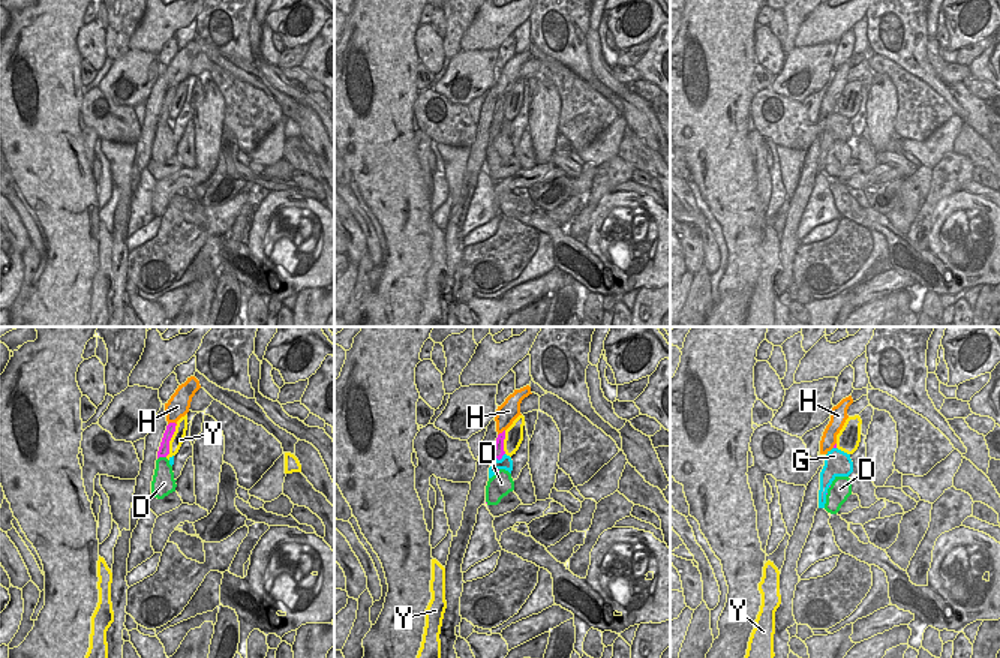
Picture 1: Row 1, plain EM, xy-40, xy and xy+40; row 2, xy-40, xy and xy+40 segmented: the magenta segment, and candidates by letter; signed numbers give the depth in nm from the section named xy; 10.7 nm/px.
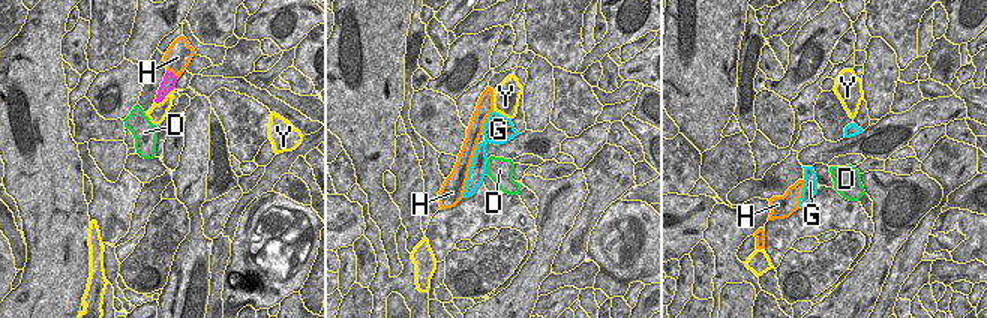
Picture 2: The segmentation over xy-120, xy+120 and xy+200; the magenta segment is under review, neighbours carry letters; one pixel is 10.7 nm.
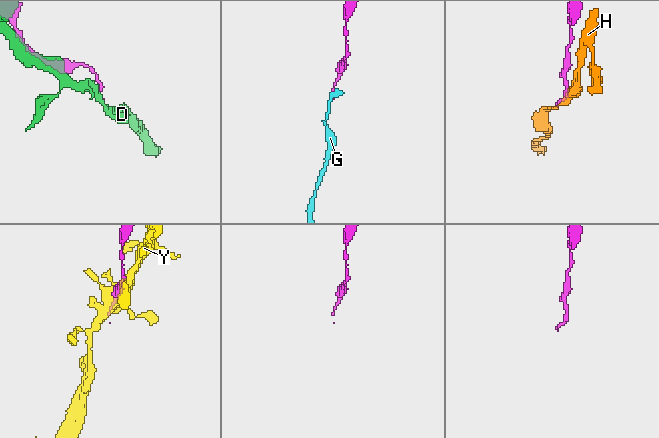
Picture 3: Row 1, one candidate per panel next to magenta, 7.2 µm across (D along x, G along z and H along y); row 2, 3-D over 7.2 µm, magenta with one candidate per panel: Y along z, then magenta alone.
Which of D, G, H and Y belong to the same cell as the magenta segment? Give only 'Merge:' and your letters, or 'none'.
Merge: G

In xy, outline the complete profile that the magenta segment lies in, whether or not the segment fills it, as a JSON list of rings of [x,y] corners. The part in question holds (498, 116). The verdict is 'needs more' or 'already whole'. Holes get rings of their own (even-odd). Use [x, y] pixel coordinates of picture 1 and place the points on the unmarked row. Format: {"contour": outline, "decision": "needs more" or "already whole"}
{"contour": [[[505,94],[499,97],[496,102],[493,121],[489,132],[489,142],[492,142],[499,133],[505,133],[510,138],[513,135],[513,124],[504,115],[504,103],[505,103]]], "decision": "needs more"}

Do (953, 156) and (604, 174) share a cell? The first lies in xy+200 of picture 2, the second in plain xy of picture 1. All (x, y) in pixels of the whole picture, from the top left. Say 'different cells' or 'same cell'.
same cell

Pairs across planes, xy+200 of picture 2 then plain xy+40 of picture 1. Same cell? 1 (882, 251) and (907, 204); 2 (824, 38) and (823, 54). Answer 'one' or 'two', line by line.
1: one
2: one

